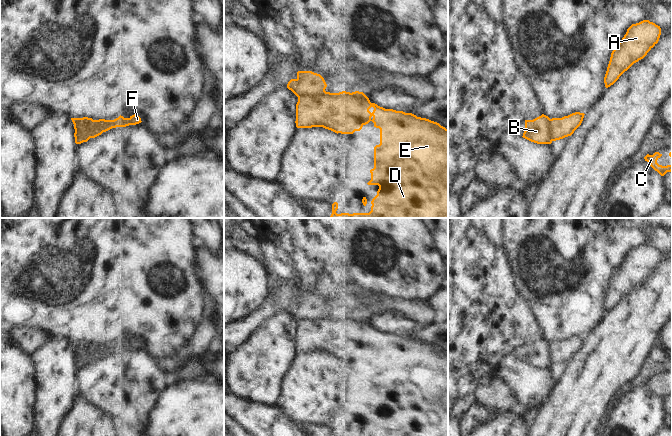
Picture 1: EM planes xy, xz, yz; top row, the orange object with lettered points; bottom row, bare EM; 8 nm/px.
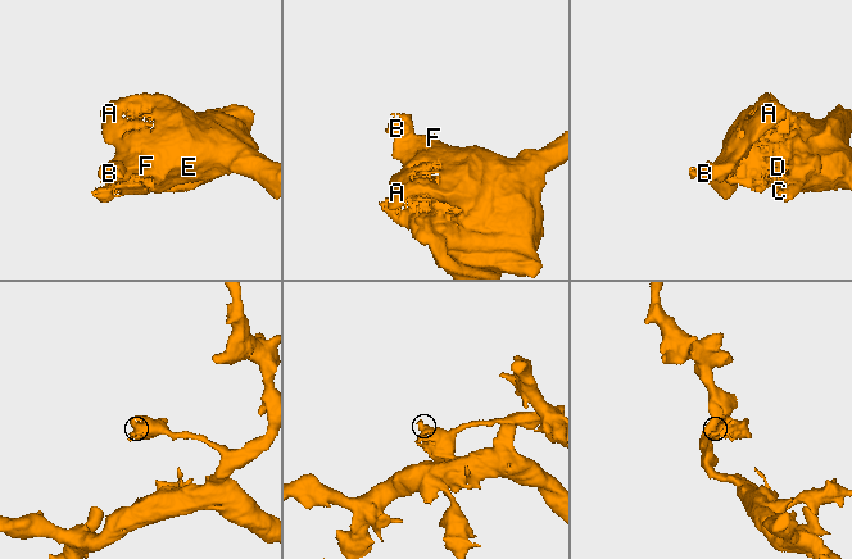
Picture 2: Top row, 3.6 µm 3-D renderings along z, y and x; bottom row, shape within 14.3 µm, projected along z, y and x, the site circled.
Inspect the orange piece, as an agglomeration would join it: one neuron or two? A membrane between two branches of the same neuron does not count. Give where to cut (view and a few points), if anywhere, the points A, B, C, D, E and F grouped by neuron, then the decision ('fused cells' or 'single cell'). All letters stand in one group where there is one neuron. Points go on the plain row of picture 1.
xz (325, 315), (311, 322), (305, 320), (298, 321) | A C D E F / B | fused cells

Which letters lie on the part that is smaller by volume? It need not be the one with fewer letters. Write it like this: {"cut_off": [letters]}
{"cut_off": ["B"]}

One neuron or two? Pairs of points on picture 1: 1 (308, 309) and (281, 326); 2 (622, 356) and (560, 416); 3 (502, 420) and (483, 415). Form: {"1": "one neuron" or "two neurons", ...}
{"1": "two neurons", "2": "one neuron", "3": "two neurons"}

